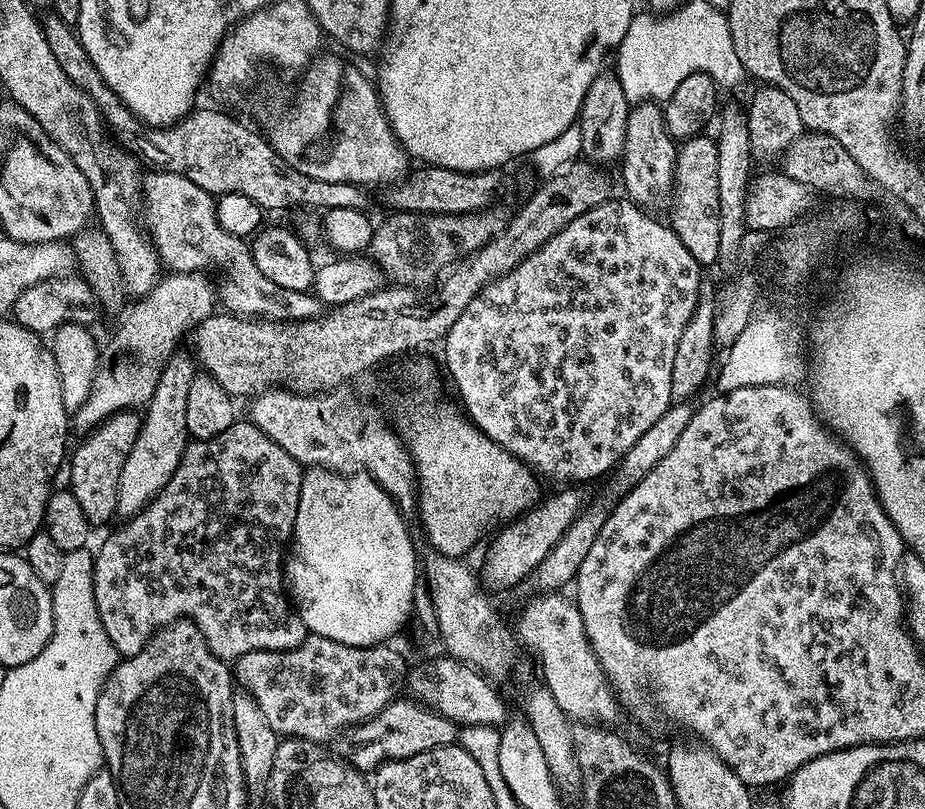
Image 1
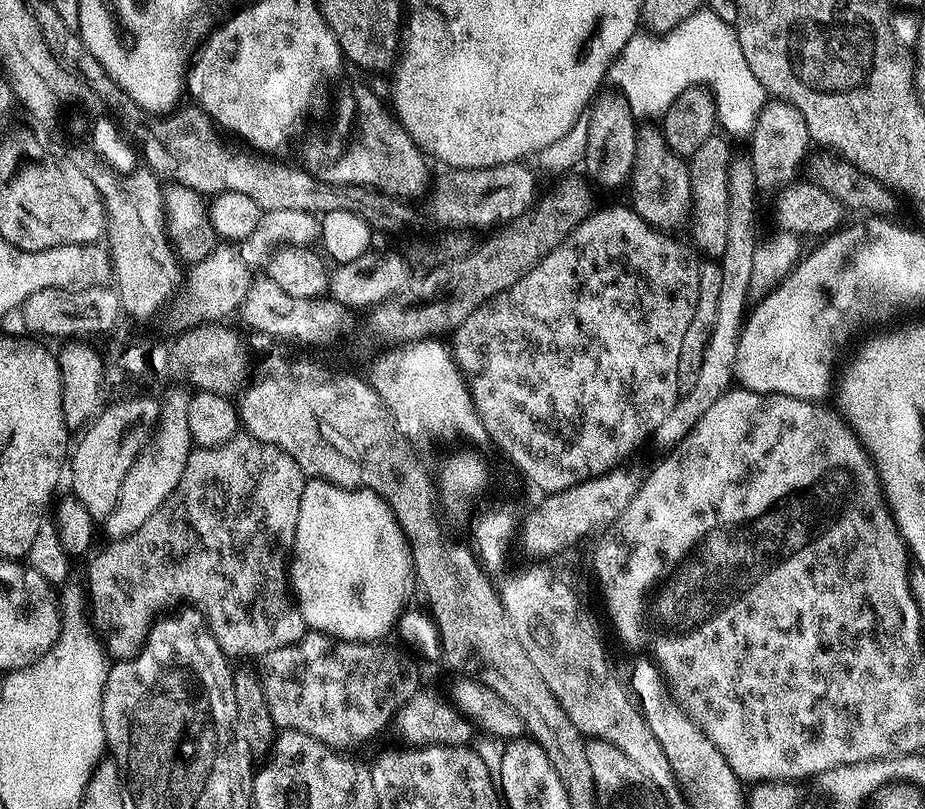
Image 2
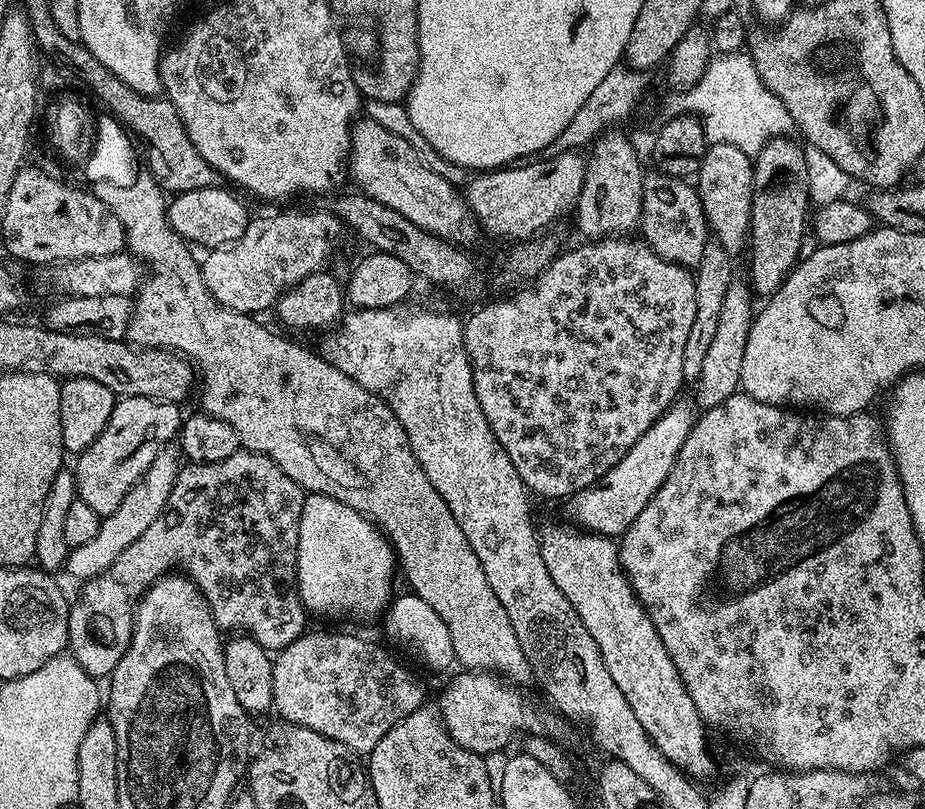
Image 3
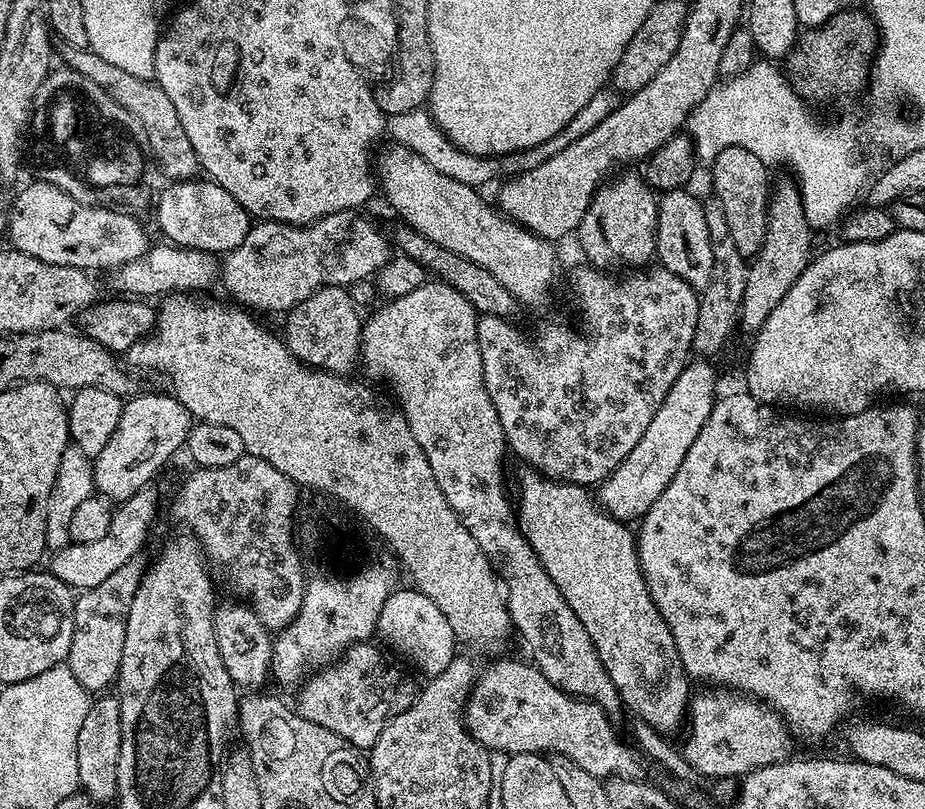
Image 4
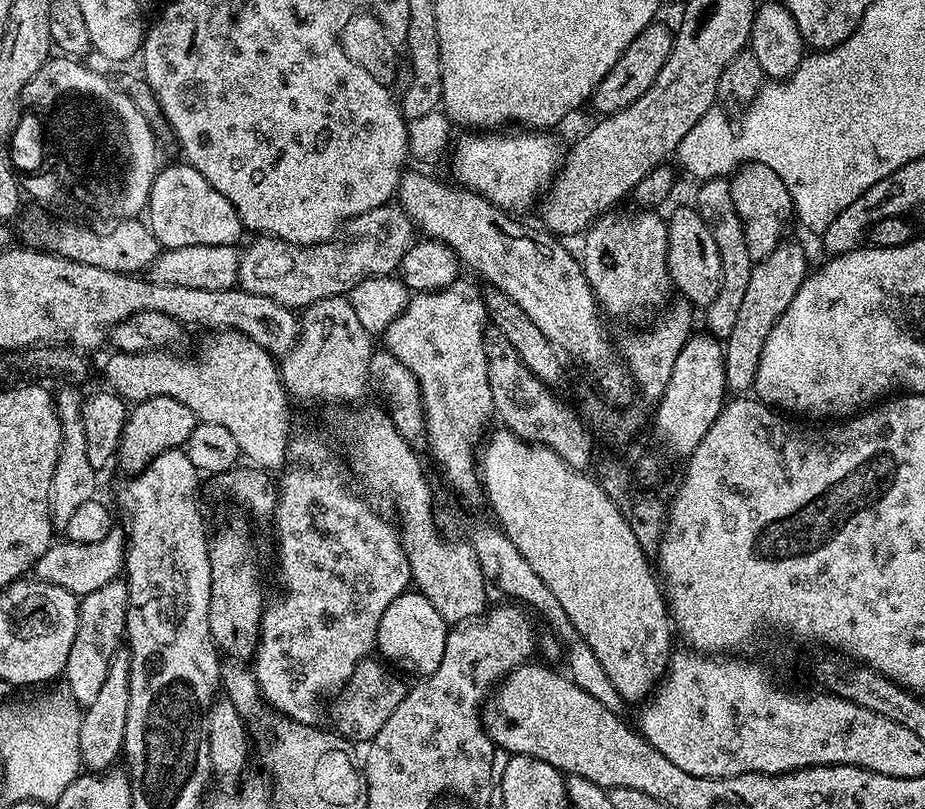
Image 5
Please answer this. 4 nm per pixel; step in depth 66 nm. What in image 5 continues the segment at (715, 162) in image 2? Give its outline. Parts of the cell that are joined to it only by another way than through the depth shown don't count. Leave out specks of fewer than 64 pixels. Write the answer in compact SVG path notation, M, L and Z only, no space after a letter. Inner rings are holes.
M755 162L743 165L731 177L730 183L734 210L738 210L738 218L746 234L746 250L750 250L750 258L754 262L765 260L785 239L784 227L787 226L788 219L791 221L794 216L788 188L782 182L782 178L778 178L778 174L770 170L770 166Z

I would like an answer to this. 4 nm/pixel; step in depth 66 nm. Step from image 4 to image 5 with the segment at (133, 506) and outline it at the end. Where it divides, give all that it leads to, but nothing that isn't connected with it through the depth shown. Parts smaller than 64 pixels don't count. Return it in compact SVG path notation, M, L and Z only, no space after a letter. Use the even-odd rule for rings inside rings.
M114 526L102 542L74 542L65 539L64 544L53 542L38 558L34 569L35 579L45 580L48 584L62 586L62 590L70 590L77 598L91 594L93 590L98 590L101 586L106 586L106 582L117 579L121 575L124 567L124 557L126 555L126 532L123 527Z

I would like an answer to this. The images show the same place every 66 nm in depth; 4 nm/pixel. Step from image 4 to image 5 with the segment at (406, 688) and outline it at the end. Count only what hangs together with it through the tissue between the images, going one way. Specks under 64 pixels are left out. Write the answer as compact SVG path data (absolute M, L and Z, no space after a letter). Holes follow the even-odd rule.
M377 659L363 660L355 667L353 674L333 699L335 702L330 708L333 729L352 742L355 740L363 741L362 743L370 742L378 730L386 724L386 719L394 714L394 710L398 708L408 689L407 683L404 684L395 671L381 661L378 663L375 660Z

